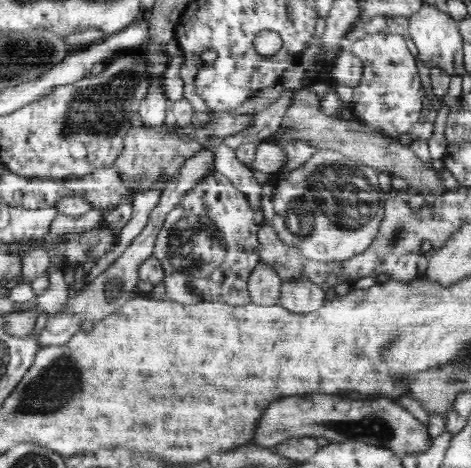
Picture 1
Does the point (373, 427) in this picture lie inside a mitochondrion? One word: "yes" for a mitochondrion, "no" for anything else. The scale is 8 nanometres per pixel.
yes

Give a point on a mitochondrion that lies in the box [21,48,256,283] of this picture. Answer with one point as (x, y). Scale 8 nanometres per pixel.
(101, 112)

